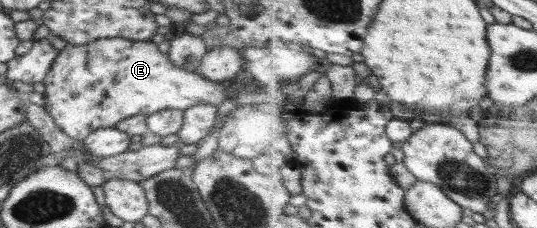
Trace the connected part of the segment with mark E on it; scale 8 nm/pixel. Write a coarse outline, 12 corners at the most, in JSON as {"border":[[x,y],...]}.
{"border":[[151,41],[66,44],[45,109],[72,139],[214,107],[221,82]]}

